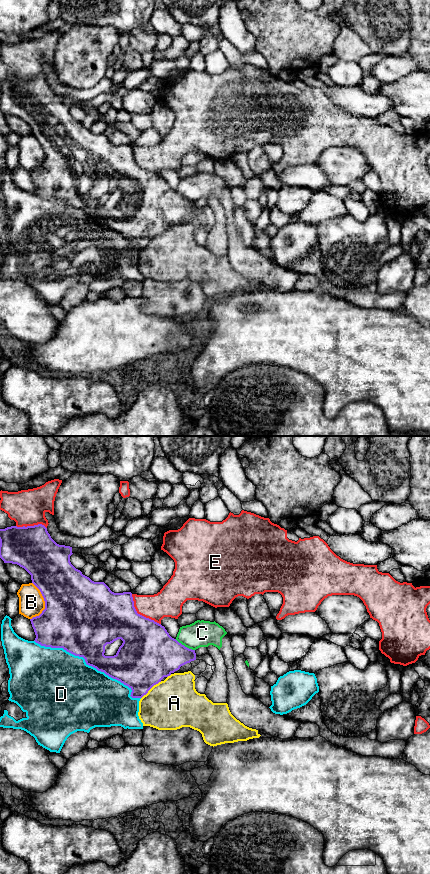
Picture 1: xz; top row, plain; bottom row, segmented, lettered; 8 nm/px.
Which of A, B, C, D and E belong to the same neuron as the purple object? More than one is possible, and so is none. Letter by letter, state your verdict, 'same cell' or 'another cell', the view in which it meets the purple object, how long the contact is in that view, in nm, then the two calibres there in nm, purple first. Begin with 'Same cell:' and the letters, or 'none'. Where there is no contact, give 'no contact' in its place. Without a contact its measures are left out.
Same cell: none
A: another cell | xz | 220 nm | 440/400 nm
B: another cell | xz | 300 nm | 500/200 nm
C: another cell | xz | 180 nm | 400/220 nm
D: another cell | xz | 950 nm | 360/500 nm
E: another cell | xz | 340 nm | 400/220 nm

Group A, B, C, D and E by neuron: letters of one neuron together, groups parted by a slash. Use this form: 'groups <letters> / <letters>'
groups A / B C / D / E

